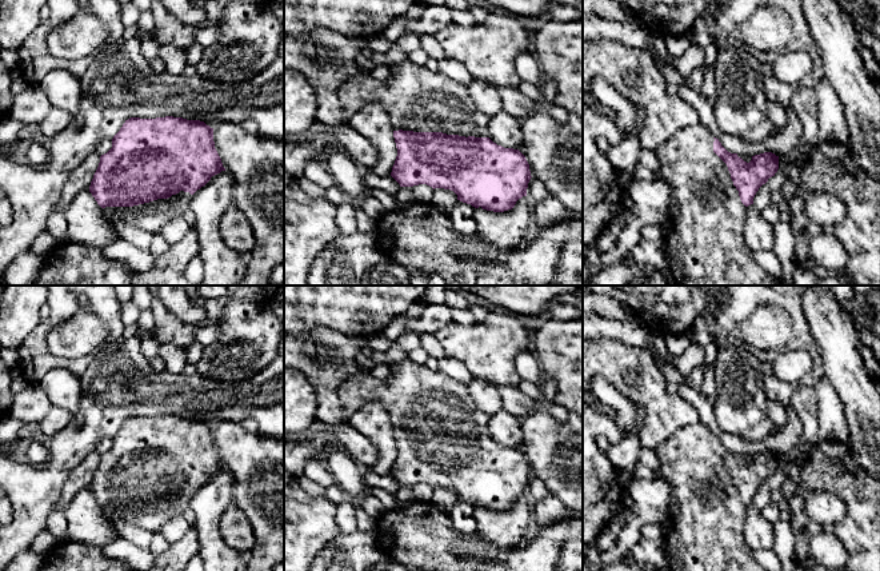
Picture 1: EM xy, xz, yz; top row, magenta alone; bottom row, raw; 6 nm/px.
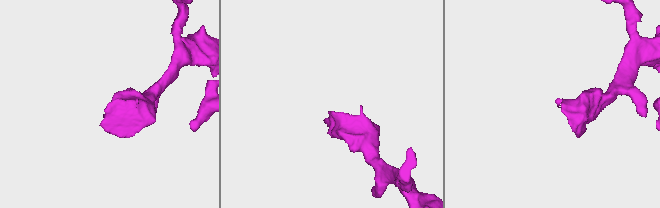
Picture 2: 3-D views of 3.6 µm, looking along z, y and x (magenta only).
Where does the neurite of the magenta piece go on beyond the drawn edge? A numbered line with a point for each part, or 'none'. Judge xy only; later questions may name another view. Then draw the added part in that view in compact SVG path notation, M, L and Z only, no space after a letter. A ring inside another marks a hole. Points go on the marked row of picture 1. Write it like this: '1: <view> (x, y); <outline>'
1: xy (151, 216); M180 191L168 199L157 199L133 207L105 207L103 213L115 228L119 223L127 223L156 235L171 219L189 209L191 199L189 192Z

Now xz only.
1: xz (416, 99); M409 60L392 65L389 76L383 81L364 73L351 77L339 88L337 97L347 115L355 115L367 104L379 103L389 116L393 131L443 132L465 137L489 135L489 117L475 105L468 95L468 85Z

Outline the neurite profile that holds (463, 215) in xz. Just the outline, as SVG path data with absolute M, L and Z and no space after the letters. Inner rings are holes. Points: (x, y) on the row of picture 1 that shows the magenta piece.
M456 200L449 213L453 229L465 237L476 235L476 208Z

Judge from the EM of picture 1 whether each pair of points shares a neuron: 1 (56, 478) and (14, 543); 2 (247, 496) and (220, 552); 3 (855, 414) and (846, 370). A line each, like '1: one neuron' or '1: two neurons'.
1: one neuron
2: two neurons
3: one neuron

